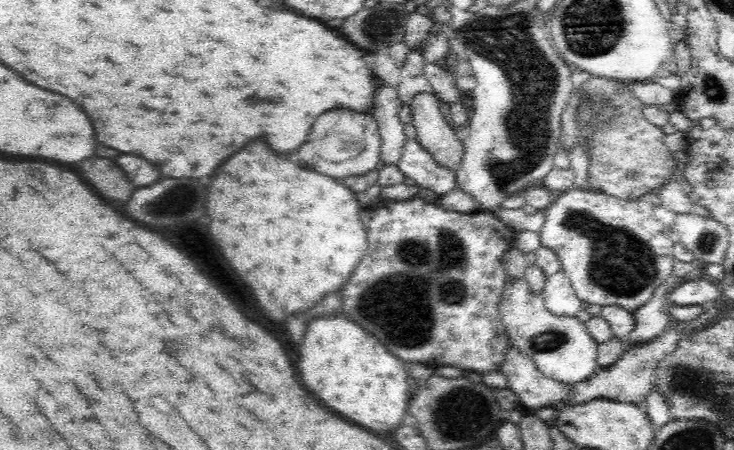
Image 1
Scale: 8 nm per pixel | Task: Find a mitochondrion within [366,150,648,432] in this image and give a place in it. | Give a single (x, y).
(451, 258)

